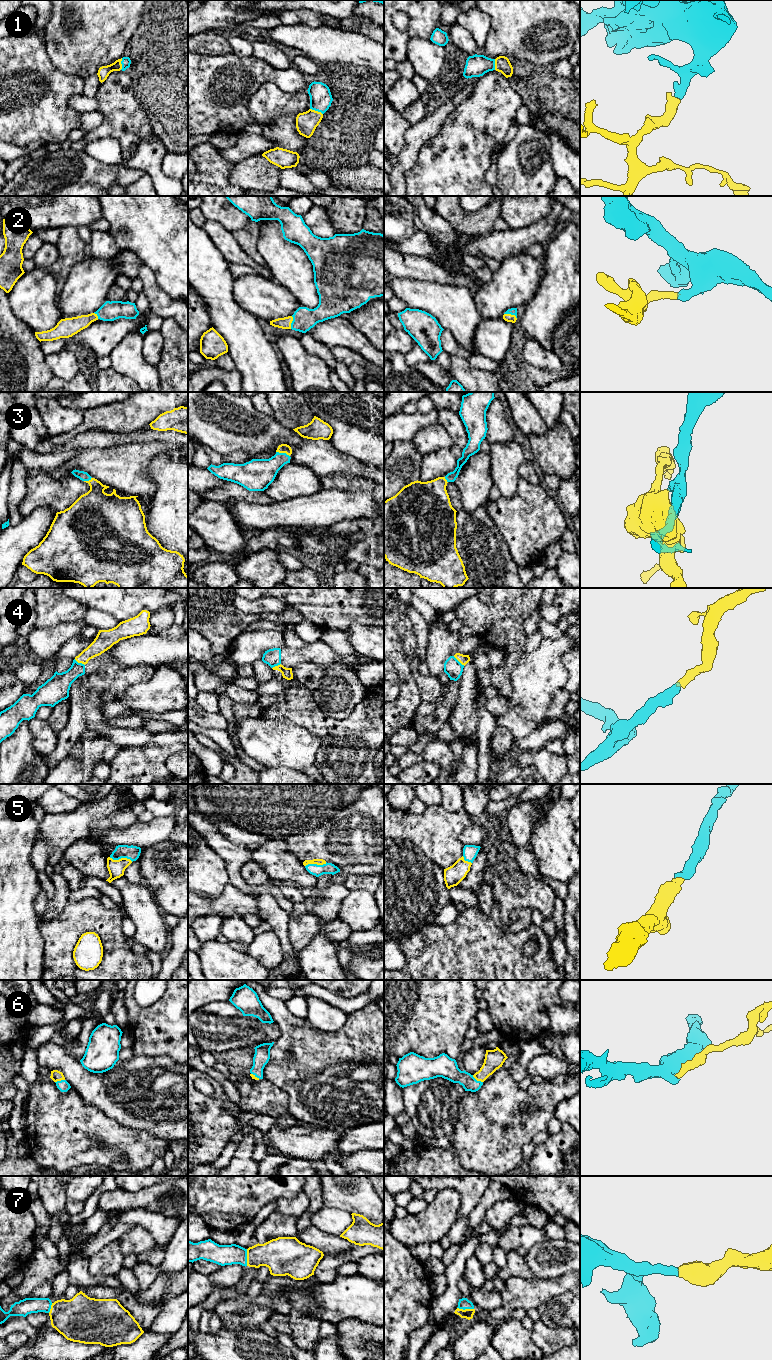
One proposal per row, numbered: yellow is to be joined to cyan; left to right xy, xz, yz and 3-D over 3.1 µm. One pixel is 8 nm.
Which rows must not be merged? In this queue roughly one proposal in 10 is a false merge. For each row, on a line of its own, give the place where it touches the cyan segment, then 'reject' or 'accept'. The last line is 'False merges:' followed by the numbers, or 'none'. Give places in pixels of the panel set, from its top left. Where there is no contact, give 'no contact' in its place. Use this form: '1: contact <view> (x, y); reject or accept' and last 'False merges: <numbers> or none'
1: contact xz (316, 110); accept
2: contact yz (511, 314); accept
3: contact xz (283, 453); accept
4: contact yz (458, 661); accept
5: contact xy (121, 857); accept
6: contact yz (476, 1080); accept
7: contact xz (246, 1257); accept
False merges: none

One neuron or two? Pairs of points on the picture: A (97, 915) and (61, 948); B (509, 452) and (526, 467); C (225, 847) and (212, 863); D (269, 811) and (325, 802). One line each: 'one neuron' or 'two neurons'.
A: one neuron
B: two neurons
C: two neurons
D: one neuron

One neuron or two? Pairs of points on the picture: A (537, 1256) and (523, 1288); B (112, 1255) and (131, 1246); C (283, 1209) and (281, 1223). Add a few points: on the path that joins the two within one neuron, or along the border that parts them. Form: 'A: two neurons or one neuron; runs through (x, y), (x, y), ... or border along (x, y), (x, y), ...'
A: two neurons; border along (558, 1277), (535, 1279)
B: two neurons; border along (118, 1240), (120, 1252), (123, 1255)
C: two neurons; border along (275, 1211), (296, 1219)

